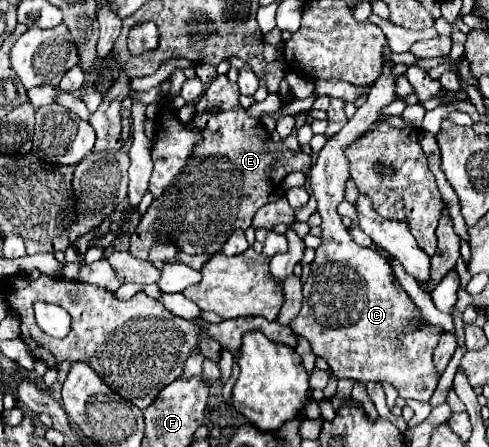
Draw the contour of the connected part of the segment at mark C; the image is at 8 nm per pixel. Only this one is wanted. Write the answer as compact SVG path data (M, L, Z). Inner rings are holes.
M386 61L384 73L372 85L366 103L358 107L354 117L324 145L310 169L312 193L322 215L324 243L316 249L316 259L312 263L314 279L308 279L308 285L304 285L302 309L290 327L296 335L310 341L314 355L326 359L336 379L354 379L360 383L388 381L404 399L430 401L440 381L440 373L432 363L432 351L438 345L442 327L430 325L420 317L408 293L396 287L396 277L388 261L378 251L356 245L336 213L338 203L344 199L344 183L350 177L344 151L380 117L380 109L394 101L396 77L392 77L392 69L394 63ZM326 265L332 267L328 277L324 277Z

